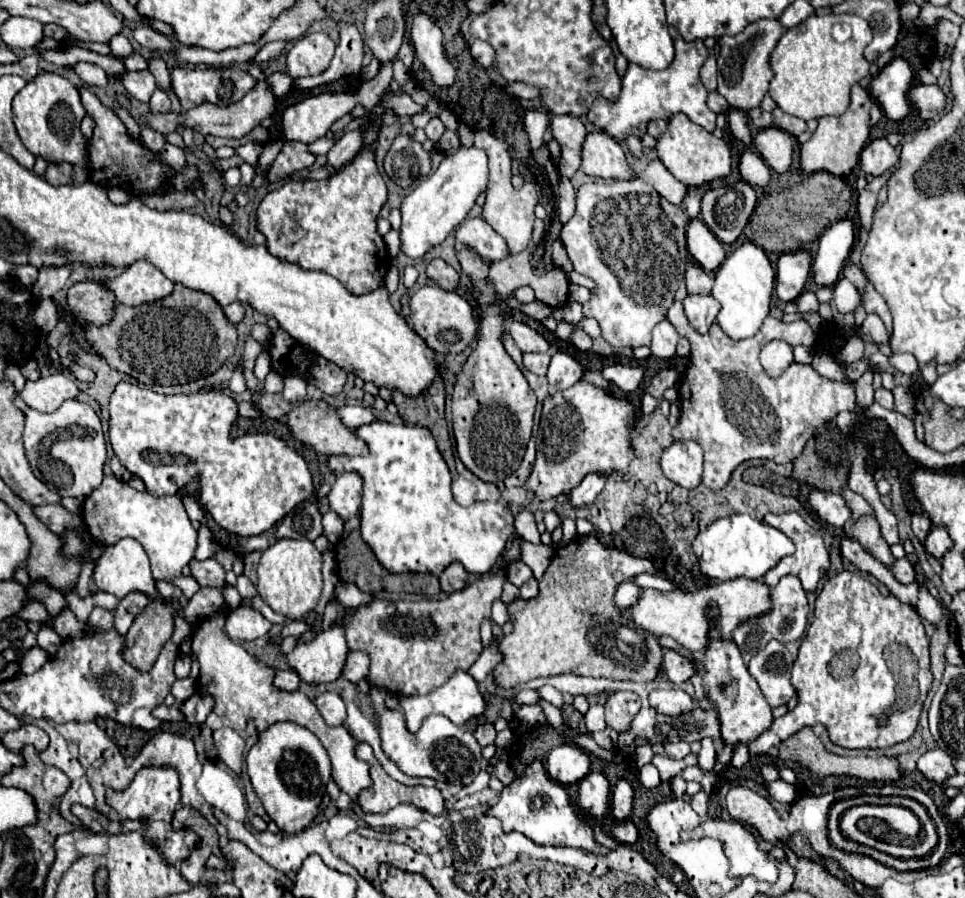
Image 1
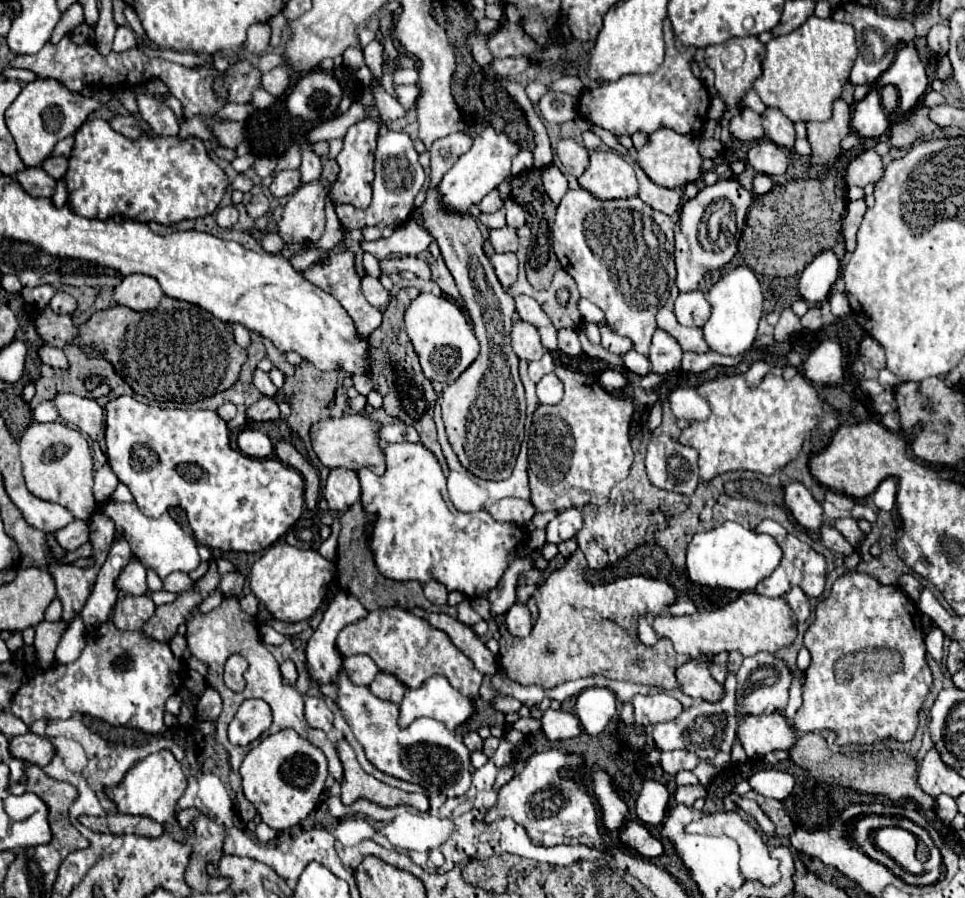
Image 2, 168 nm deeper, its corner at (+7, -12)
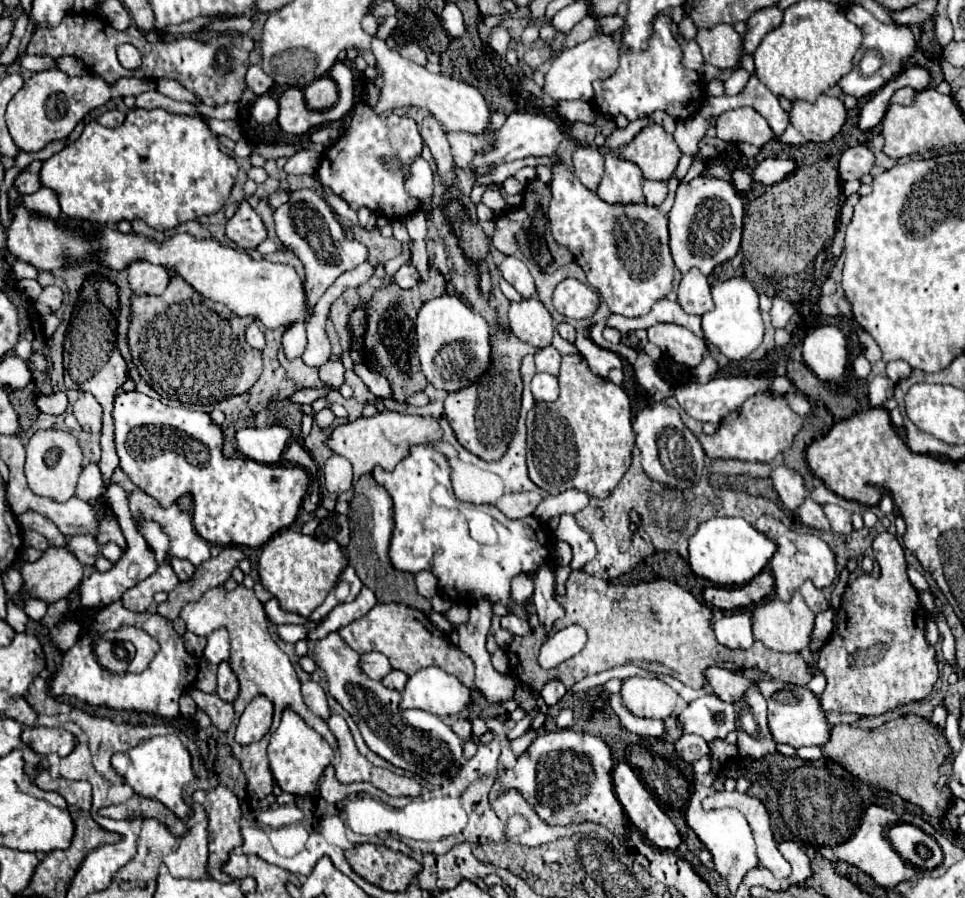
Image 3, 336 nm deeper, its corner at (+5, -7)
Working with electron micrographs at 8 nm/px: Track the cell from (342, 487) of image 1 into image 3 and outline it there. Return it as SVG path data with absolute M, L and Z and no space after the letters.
M332 455L324 463L324 481L330 493L342 493L352 487L352 465L342 455Z

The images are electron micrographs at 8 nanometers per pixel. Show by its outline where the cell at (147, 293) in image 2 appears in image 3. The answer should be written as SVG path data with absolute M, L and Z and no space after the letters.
M136 261L128 267L128 277L136 295L160 295L170 281L170 271L148 261Z

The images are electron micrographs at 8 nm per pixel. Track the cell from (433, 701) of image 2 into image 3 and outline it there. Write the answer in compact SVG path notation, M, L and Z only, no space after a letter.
M440 667L414 673L402 691L400 709L422 709L440 717L458 715L470 703L470 689Z

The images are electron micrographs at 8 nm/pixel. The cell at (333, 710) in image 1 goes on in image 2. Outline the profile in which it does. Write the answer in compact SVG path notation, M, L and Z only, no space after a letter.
M308 696L304 710L306 710L306 720L308 720L308 724L312 728L318 728L318 730L324 730L324 732L332 730L334 714L326 706L324 698L312 698L312 696Z

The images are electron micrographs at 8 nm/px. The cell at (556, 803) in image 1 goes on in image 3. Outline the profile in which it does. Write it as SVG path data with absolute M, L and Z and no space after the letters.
M572 729L548 731L532 741L512 769L502 771L492 785L492 795L514 787L546 823L568 825L572 821L594 821L610 829L616 837L624 837L628 833L628 821L612 787L612 767L610 747L600 737Z

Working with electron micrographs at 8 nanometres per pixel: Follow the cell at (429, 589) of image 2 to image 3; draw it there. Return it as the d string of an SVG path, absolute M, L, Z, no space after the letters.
M420 571L414 575L414 579L420 595L424 595L426 599L432 599L438 593L438 579L430 571Z

